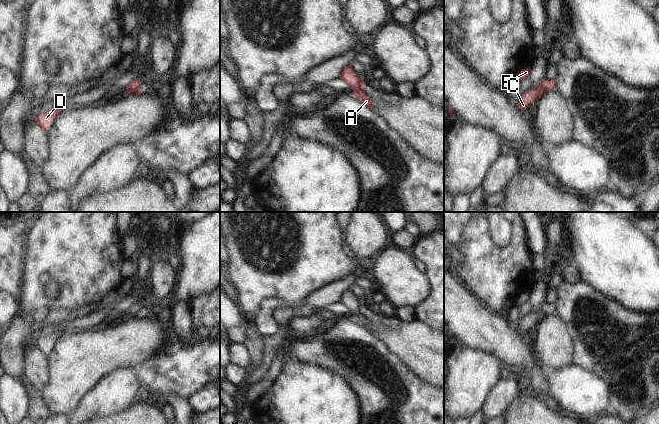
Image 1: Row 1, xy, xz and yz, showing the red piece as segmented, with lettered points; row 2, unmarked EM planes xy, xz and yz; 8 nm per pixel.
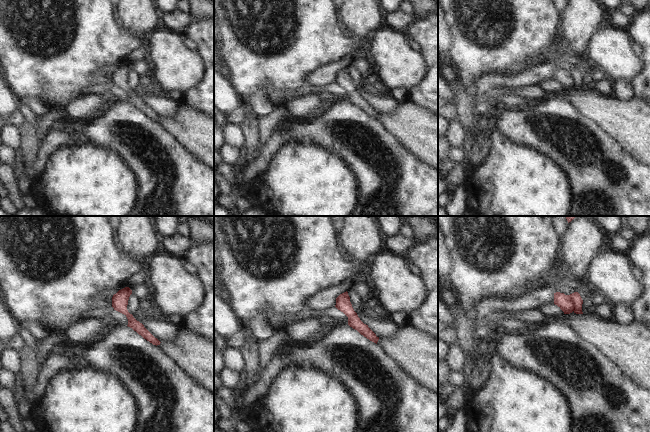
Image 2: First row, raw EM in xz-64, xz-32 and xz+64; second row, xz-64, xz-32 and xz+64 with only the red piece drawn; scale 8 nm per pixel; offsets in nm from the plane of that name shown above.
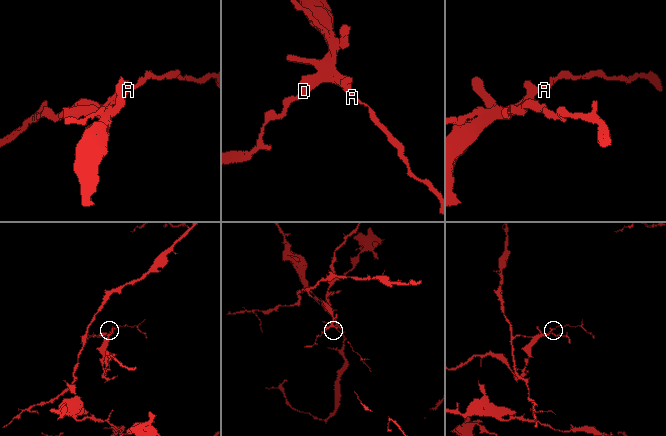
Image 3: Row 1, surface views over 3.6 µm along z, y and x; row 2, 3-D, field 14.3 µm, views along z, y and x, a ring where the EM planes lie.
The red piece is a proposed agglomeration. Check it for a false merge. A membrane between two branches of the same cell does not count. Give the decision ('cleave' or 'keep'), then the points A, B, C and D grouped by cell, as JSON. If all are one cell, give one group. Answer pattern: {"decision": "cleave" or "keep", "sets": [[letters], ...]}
{"decision": "cleave", "sets": [["A", "B", "D"], ["C"]]}

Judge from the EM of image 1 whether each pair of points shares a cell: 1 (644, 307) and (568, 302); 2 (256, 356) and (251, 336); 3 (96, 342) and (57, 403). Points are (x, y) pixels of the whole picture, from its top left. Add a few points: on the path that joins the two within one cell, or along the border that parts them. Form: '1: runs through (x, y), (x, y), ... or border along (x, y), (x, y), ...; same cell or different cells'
1: border along (602, 295), (615, 300), (627, 309), (645, 315); different cells
2: runs through (255, 351), (254, 341); same cell
3: runs through (84, 357), (73, 368), (65, 388); same cell

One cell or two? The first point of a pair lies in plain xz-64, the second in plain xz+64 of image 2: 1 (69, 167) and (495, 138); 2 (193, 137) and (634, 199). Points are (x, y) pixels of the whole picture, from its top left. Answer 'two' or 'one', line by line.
1: one
2: two

